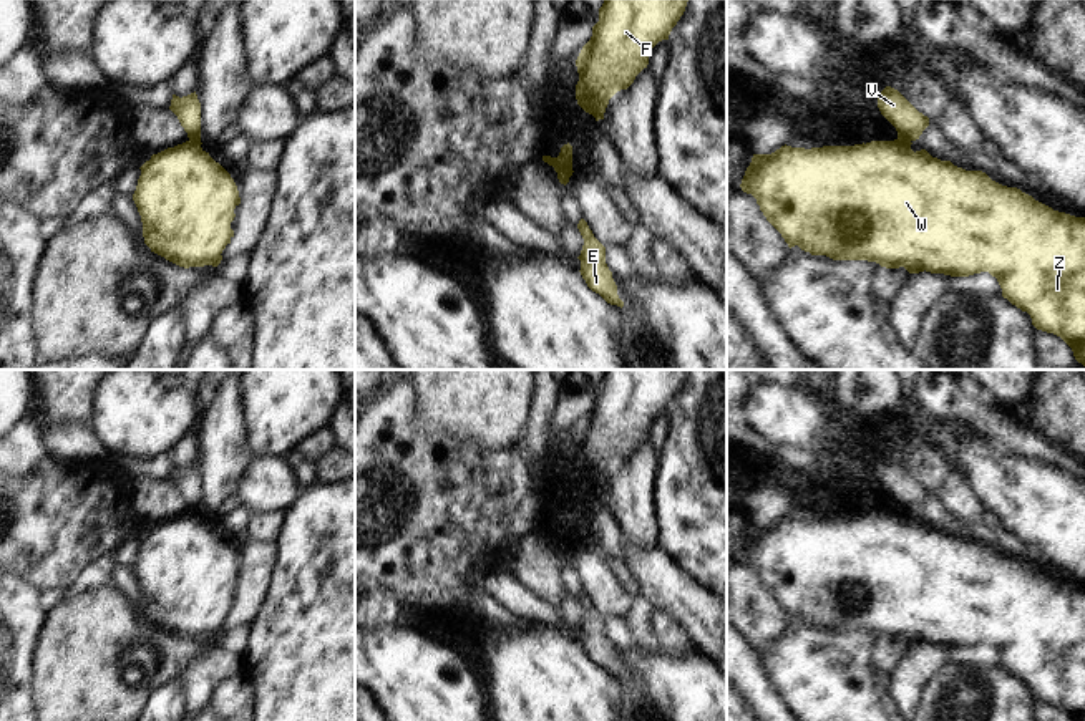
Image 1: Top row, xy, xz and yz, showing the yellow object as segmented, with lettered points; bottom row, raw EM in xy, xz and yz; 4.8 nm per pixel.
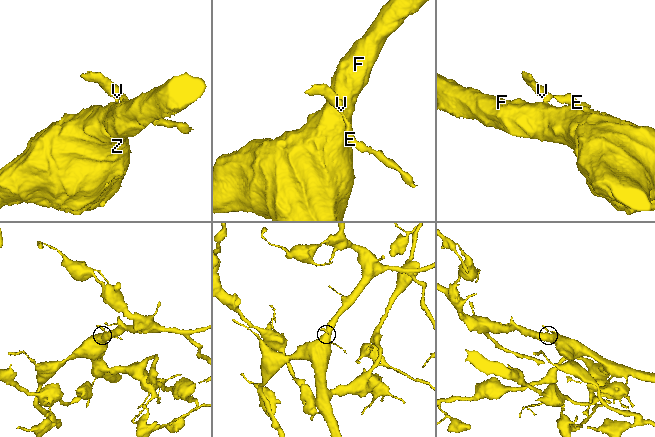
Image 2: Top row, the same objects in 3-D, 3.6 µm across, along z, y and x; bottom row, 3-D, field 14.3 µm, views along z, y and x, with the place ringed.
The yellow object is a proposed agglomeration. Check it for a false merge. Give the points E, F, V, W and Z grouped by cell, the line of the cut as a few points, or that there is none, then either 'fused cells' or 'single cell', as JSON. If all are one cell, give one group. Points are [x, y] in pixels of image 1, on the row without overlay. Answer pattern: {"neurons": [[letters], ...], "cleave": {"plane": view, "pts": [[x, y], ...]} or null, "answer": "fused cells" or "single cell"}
{"neurons": [["E", "V"], ["F", "W", "Z"]], "cleave": {"plane": "yz", "pts": [[898, 509], [909, 512]]}, "answer": "fused cells"}

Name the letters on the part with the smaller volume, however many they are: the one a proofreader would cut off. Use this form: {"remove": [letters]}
{"remove": ["E", "V"]}

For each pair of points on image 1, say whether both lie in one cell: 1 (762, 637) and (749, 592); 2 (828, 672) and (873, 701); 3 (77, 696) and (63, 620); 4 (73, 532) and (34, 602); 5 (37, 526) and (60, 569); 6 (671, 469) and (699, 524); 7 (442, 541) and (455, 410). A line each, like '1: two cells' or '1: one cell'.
1: one cell
2: one cell
3: one cell
4: two cells
5: one cell
6: one cell
7: two cells

